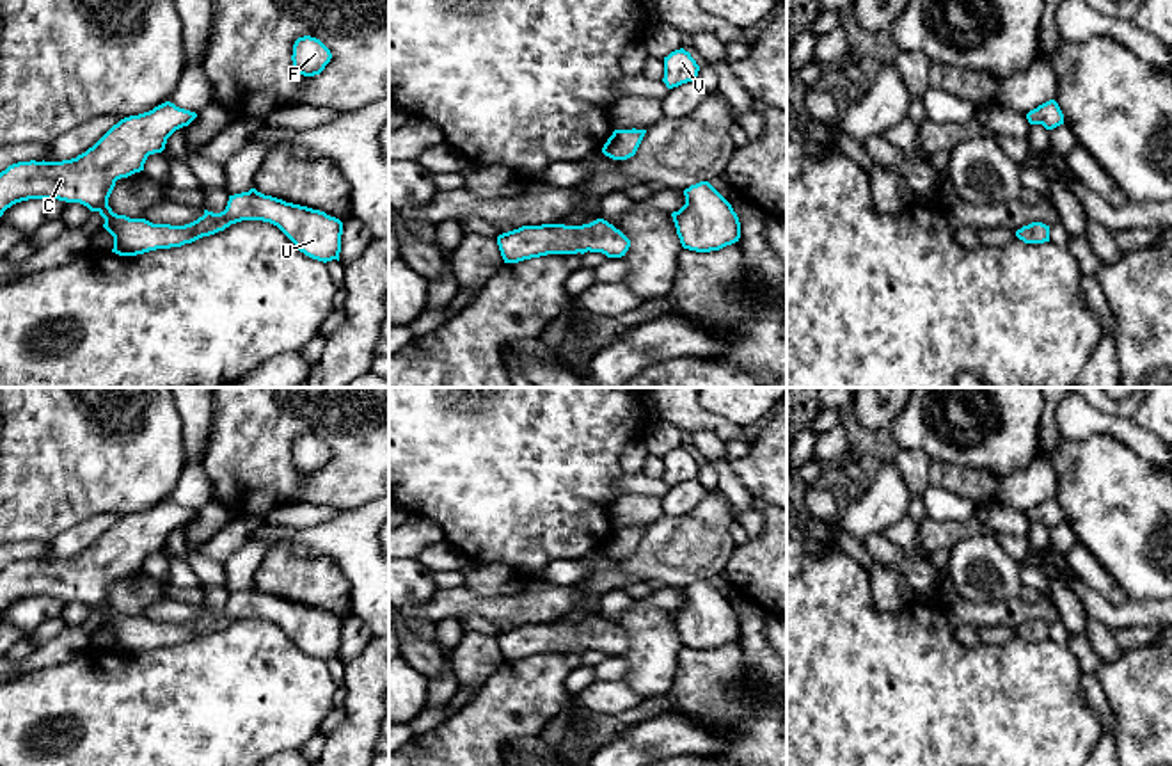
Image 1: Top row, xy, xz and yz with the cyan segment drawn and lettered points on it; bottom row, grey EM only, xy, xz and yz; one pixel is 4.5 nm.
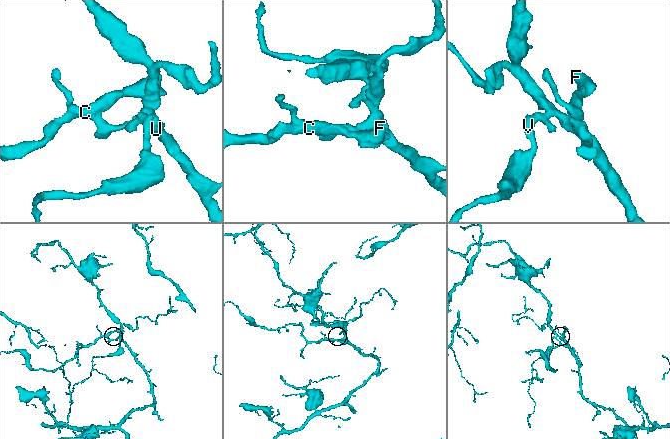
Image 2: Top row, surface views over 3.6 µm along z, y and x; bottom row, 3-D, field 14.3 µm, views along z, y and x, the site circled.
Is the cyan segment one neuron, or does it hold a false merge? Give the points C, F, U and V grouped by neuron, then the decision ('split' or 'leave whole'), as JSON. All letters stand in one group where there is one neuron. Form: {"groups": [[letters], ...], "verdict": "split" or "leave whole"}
{"groups": [["C", "F", "U", "V"]], "verdict": "leave whole"}

